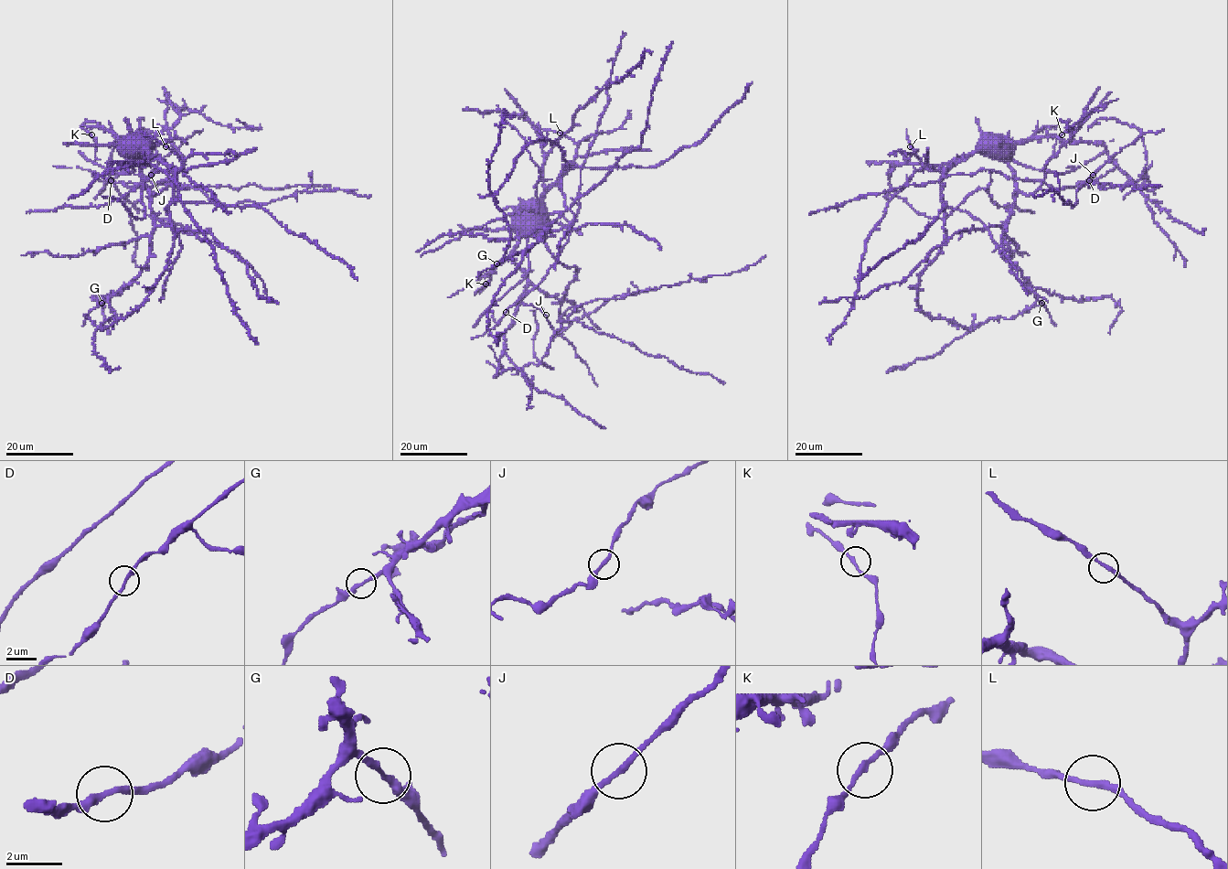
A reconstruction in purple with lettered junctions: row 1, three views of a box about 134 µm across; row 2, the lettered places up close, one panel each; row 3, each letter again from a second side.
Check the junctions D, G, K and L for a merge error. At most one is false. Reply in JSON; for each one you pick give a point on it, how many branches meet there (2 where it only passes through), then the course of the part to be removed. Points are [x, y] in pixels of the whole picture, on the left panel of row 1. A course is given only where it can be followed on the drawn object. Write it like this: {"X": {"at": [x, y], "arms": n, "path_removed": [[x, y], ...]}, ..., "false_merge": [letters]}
{"false_merge": []}

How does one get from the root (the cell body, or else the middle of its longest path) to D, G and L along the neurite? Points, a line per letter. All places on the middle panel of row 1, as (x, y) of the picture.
D: (538, 209), (535, 232), (561, 263), (556, 262), (536, 285), (505, 312)
G: (538, 209), (535, 232), (540, 238), (547, 233), (547, 227), (539, 240), (525, 251), (496, 263)
L: (538, 209), (543, 193), (569, 167), (576, 153), (577, 144), (560, 133)

